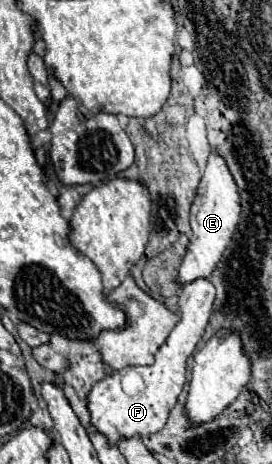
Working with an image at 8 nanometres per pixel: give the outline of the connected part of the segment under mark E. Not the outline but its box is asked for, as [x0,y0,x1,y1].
[176,154,240,286]

